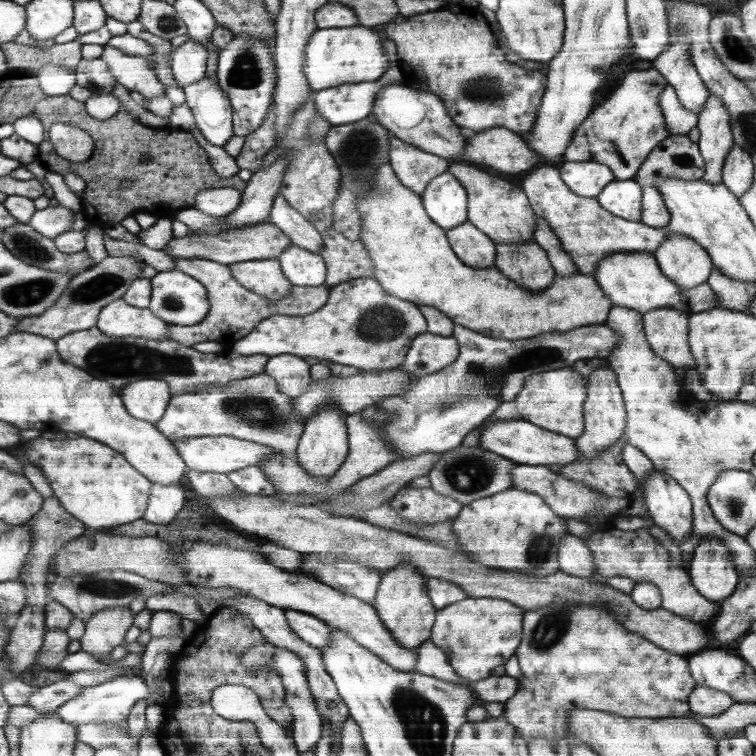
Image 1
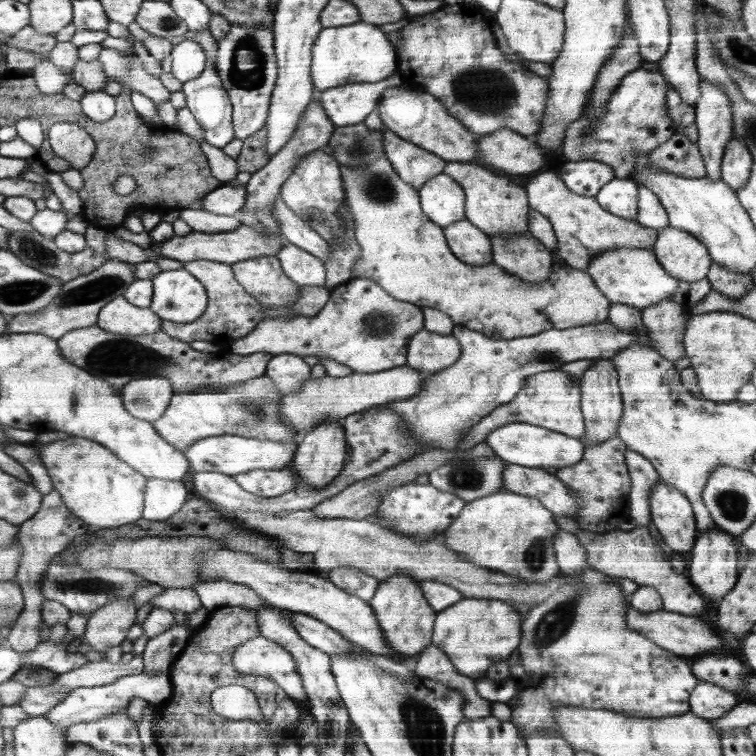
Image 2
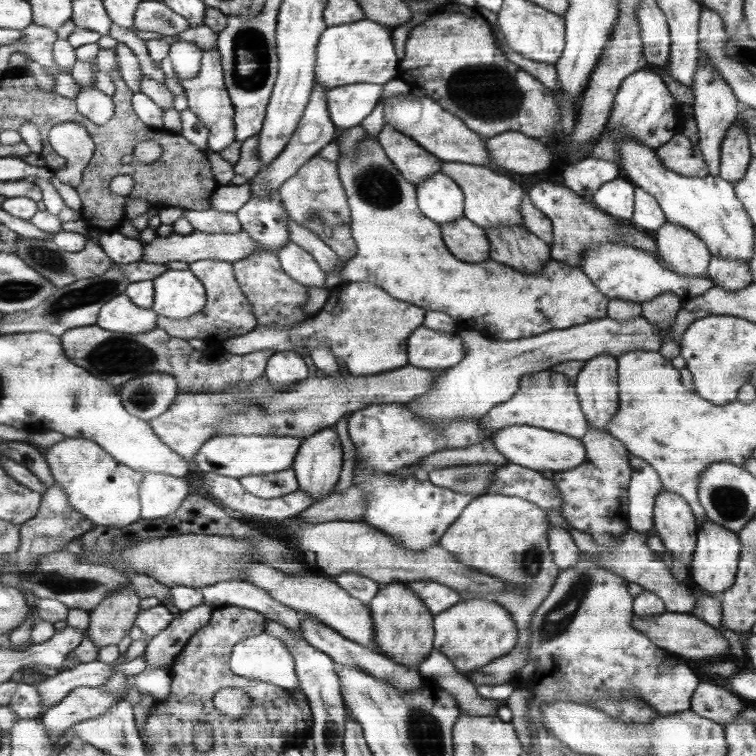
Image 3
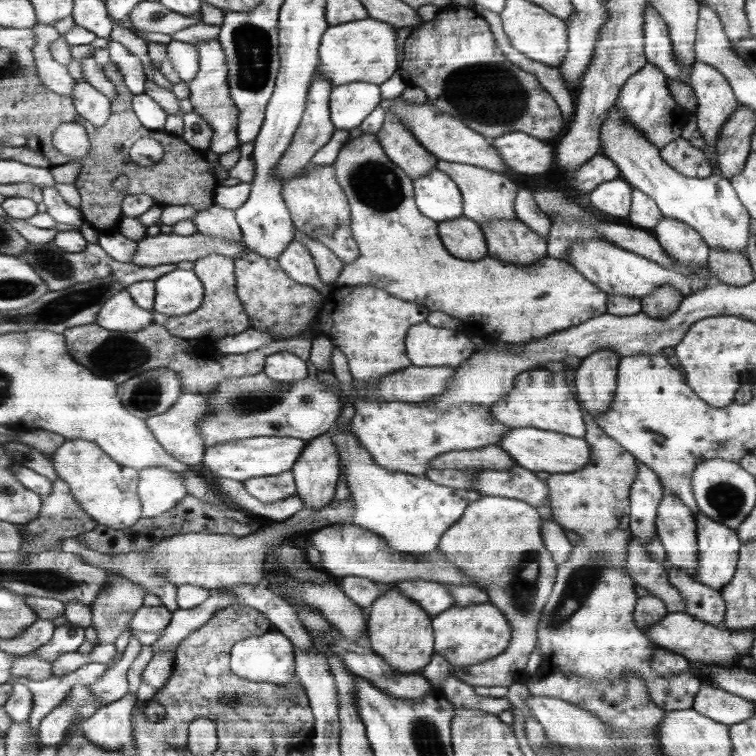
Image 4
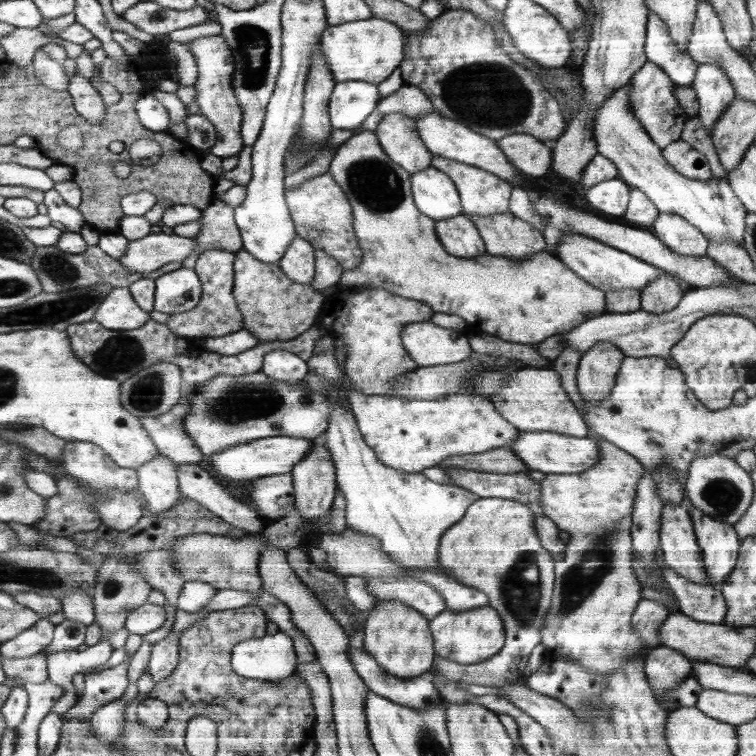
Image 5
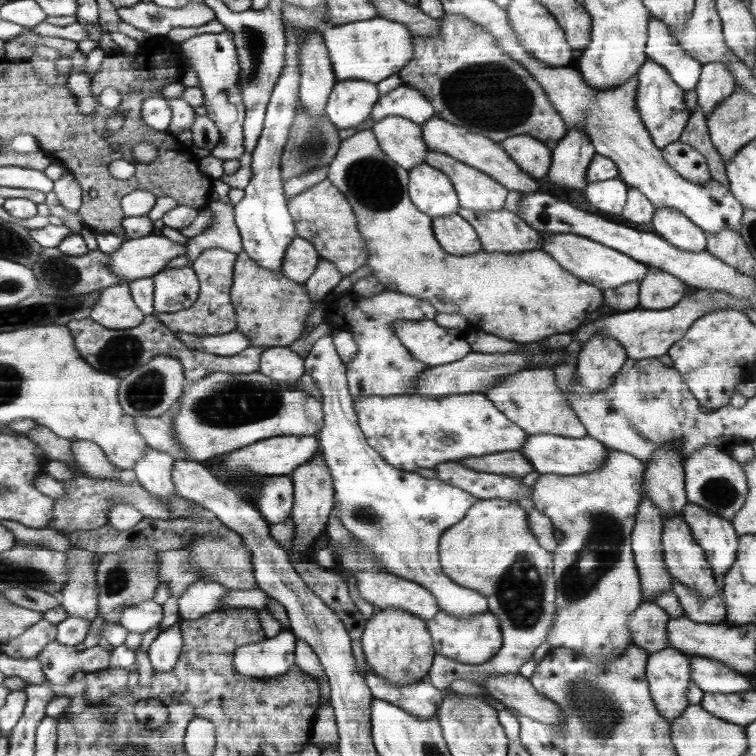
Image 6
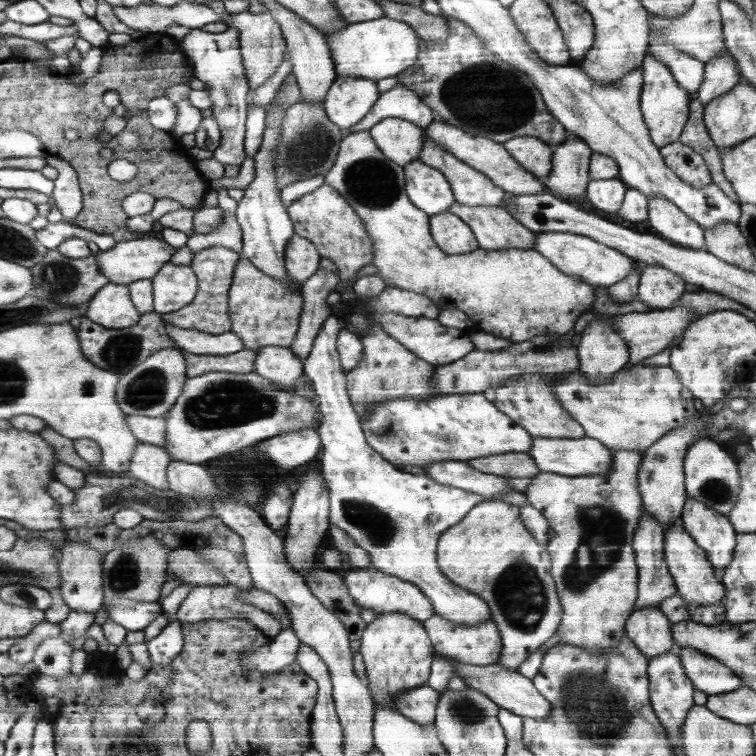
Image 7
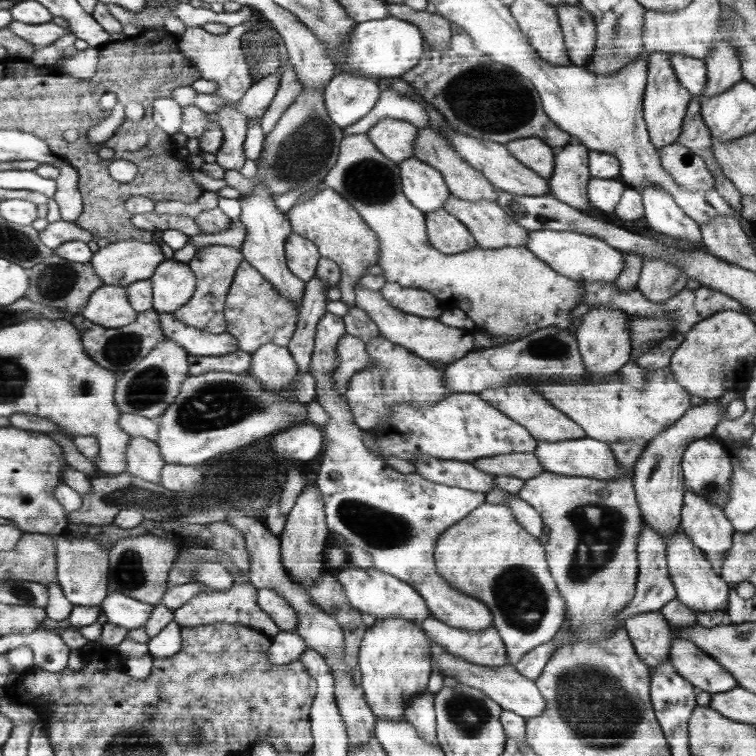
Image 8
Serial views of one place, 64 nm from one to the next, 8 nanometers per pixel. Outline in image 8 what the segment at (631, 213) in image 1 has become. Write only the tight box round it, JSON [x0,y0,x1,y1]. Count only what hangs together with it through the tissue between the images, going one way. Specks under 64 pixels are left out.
[588,178,626,213]

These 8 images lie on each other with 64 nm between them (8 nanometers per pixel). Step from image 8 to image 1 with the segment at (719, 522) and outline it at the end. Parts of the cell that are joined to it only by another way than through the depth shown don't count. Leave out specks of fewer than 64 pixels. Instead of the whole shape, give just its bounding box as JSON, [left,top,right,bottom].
[686,538,740,603]

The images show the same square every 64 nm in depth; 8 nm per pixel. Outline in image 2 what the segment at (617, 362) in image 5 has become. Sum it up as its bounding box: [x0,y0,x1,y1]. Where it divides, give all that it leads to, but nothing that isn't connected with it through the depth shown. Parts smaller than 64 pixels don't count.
[580,359,624,447]

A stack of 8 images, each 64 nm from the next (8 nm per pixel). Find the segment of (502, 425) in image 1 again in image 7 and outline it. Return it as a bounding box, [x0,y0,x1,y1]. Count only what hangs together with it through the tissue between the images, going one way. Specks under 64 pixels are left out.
[528,435,613,476]

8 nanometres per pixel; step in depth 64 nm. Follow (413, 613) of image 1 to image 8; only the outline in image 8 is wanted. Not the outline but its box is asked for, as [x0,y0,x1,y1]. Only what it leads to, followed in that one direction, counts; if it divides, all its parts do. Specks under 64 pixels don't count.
[357,616,434,721]

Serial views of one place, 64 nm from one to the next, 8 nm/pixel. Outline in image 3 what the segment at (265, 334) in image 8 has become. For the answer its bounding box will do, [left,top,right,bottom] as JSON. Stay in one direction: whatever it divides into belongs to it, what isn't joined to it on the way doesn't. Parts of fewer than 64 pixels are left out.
[233,251,309,328]

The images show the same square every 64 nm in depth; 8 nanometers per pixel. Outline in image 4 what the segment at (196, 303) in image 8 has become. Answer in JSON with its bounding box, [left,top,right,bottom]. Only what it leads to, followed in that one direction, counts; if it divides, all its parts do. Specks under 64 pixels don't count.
[154,254,251,341]

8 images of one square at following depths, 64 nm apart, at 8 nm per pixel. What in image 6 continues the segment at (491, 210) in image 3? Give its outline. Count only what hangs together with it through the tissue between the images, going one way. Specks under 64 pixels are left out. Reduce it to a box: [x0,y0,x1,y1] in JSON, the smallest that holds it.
[426,150,509,211]

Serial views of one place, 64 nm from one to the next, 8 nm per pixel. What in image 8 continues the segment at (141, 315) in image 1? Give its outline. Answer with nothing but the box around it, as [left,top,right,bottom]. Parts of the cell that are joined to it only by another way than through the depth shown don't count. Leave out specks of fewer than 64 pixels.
[82,285,138,328]

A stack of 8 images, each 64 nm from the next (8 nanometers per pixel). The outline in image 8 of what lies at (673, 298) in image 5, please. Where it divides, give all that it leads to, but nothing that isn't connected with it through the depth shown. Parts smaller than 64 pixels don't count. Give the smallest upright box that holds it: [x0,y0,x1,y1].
[636,258,686,304]

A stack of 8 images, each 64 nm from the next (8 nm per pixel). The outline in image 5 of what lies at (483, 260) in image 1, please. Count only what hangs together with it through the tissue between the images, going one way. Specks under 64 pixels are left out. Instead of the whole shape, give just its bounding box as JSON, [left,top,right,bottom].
[436,214,486,258]

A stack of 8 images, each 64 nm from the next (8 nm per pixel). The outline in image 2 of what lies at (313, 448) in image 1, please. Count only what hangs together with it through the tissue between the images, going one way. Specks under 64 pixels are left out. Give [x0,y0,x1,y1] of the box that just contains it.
[292,422,346,489]

